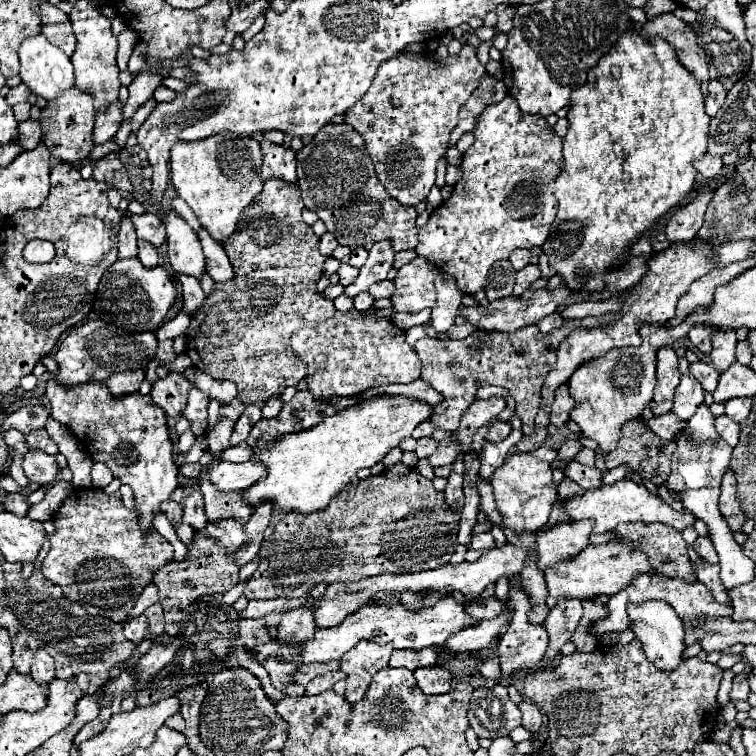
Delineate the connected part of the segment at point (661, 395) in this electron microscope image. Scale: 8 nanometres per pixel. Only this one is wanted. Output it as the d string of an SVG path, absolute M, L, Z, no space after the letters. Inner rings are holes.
M669 347L659 349L657 353L657 387L655 387L655 403L673 399L675 387L679 385L681 373L677 371L677 353Z

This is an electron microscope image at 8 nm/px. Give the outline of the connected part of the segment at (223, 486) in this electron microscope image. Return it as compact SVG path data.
M251 459L247 463L217 461L211 467L207 467L207 475L211 485L219 491L241 491L263 479L267 473L261 463Z

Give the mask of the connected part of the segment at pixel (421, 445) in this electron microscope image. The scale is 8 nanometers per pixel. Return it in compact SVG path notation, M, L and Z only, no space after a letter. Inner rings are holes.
M423 437L423 439L417 441L415 453L417 453L419 459L423 459L423 457L429 457L435 451L435 447L437 447L437 441L433 437Z

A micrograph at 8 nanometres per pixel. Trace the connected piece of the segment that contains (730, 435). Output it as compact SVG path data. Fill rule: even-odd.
M721 415L715 419L715 427L717 427L717 433L721 435L721 439L725 439L731 447L737 445L737 439L739 439L739 425L729 419L727 415Z

